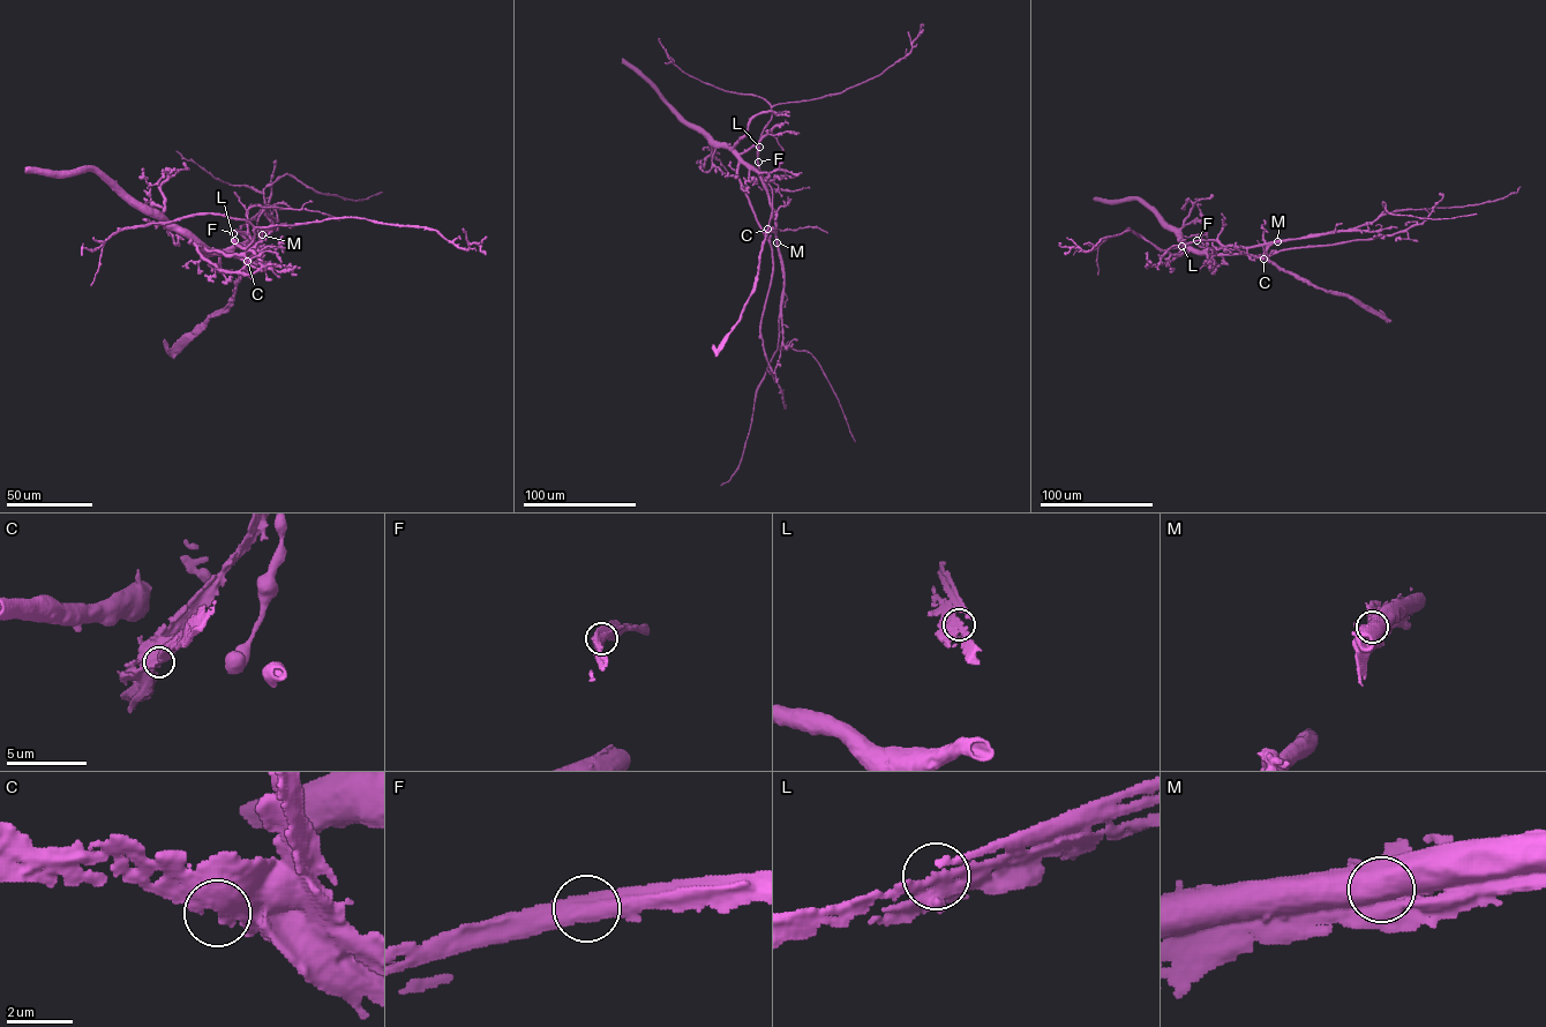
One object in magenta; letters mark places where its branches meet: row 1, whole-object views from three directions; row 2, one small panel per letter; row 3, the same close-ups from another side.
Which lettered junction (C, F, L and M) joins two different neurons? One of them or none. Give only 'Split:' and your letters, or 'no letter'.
Split: M

